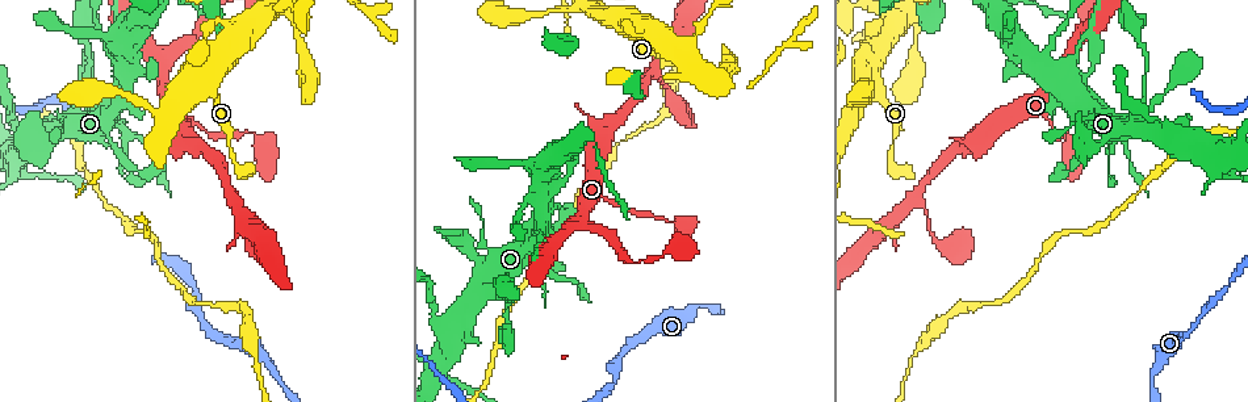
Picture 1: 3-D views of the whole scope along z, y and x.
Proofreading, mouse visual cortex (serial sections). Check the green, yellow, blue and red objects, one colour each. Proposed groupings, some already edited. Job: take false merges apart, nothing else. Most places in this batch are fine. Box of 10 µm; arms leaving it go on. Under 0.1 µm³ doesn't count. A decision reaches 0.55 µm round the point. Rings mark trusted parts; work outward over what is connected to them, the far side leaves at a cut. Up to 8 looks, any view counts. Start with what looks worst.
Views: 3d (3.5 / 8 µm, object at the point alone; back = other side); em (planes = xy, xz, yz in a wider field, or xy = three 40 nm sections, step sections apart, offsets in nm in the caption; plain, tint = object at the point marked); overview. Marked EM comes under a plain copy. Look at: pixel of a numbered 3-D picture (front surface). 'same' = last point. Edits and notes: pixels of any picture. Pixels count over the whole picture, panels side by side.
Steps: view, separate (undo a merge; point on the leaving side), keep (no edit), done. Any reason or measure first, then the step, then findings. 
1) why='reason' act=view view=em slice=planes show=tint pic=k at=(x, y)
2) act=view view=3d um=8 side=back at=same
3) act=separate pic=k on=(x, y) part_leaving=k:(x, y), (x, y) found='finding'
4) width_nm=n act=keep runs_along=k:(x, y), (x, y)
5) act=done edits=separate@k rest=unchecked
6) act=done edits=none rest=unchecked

why='four-way junction' act=view view=3d um=3.5 pic=1 at=(1219, 172)

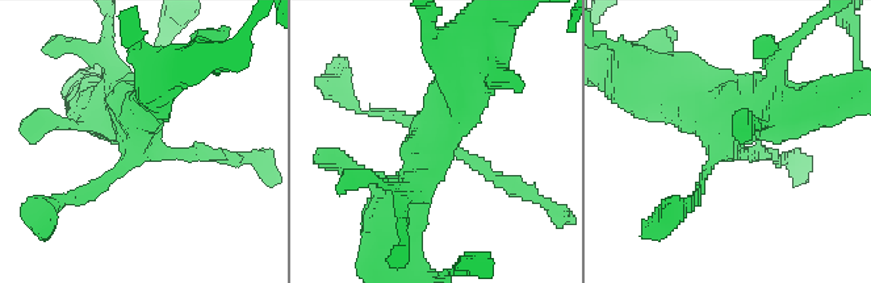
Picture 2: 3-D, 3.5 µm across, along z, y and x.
arms=4 arm_widths_nm=150,150,400,450 act=view view=em slice=xy step=3 show=tint pic=2 at=(735, 150)

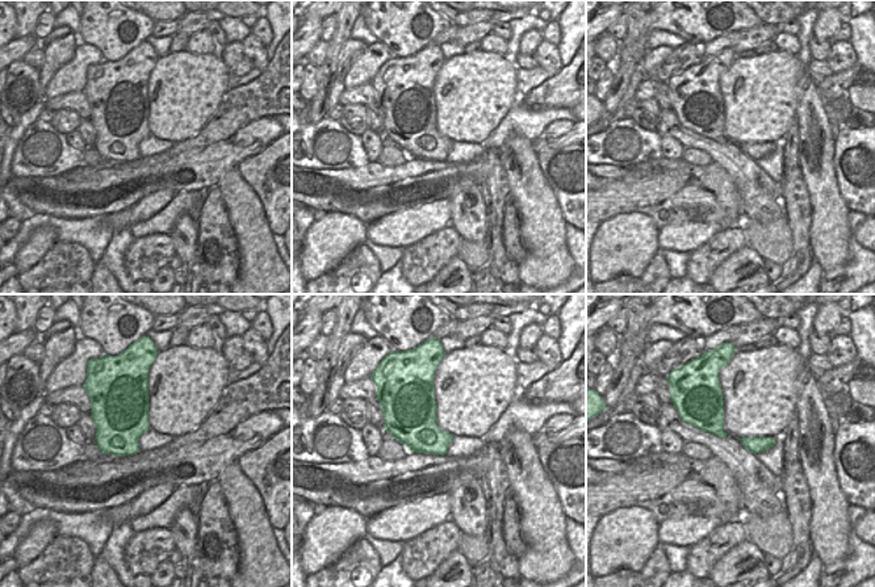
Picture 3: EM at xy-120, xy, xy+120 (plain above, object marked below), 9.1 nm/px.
width_nm=400 act=keep runs_along=2:(453, 95), (436, 142), (526, 192) found='continuous, no second cell'

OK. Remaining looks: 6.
why='thick turns thin' act=view view=3d um=3.5 pic=1 at=(1068, 95)

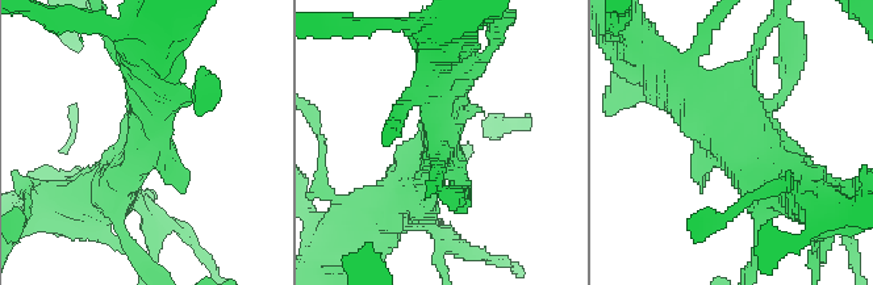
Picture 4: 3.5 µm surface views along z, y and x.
why='need the tissue' act=view view=em slice=xy step=3 show=tint pic=4 at=(149, 143)

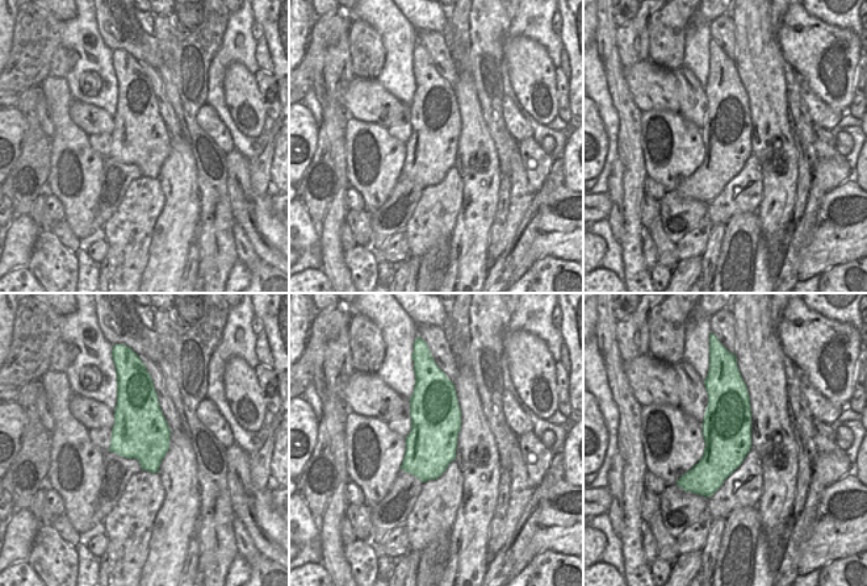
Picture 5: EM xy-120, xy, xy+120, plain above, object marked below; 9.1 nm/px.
act=keep found='continuous, no second cell'

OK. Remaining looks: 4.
why='abrupt turn' act=view view=3d um=3.5 side=back pic=1 at=(48, 148)

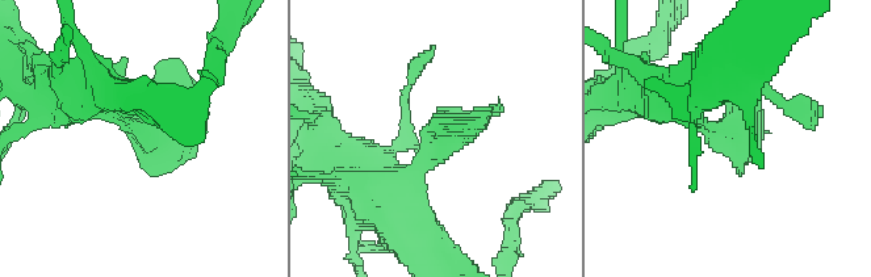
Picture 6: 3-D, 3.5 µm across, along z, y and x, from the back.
act=view view=em slice=xy step=3 show=tint pic=6 at=(142, 130)

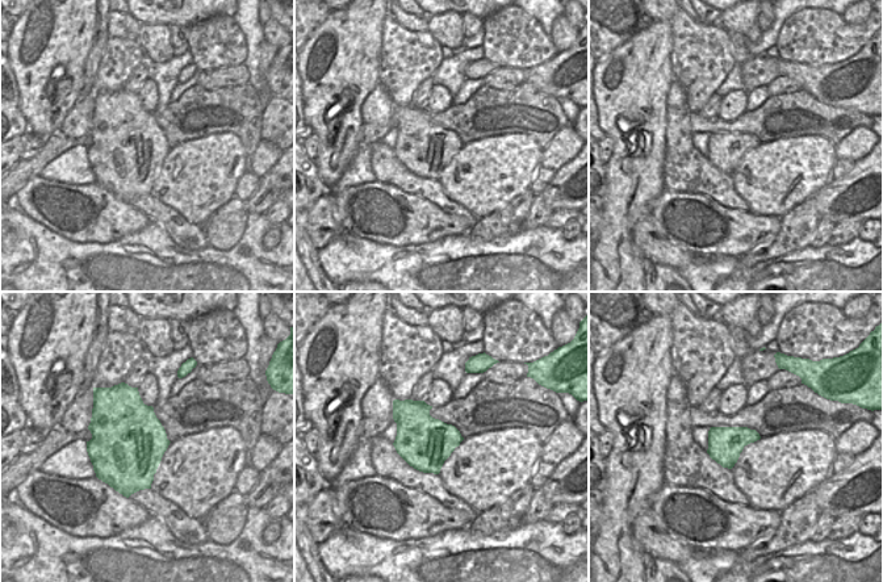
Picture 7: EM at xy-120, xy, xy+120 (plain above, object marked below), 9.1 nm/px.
why='cut it another way' act=view view=em slice=xy step=5 show=tint at=same

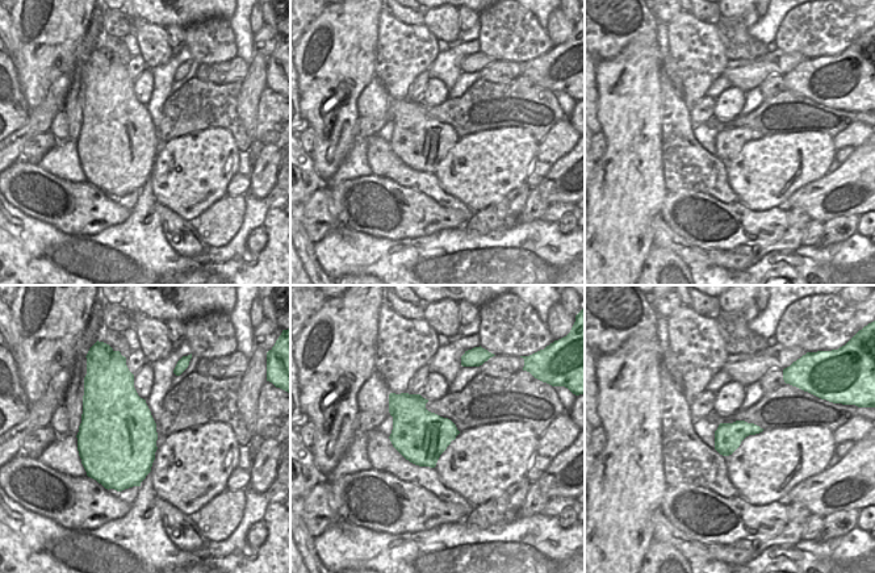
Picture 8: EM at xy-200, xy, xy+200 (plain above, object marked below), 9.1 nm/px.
act=keep runs_along=6:(371, 181), (411, 175), (468, 118) found='all the same cell'

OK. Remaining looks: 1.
act=done edits=none rest=unchecked

